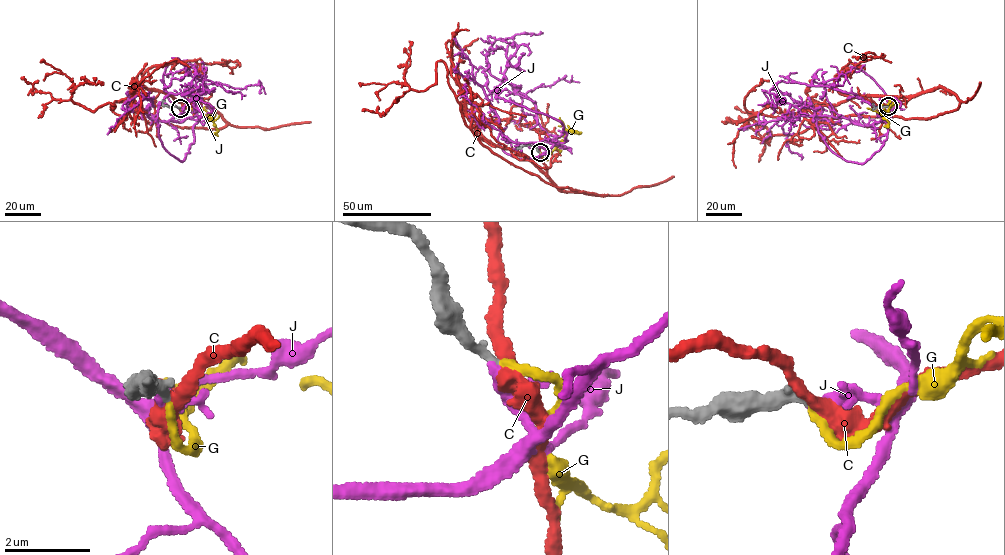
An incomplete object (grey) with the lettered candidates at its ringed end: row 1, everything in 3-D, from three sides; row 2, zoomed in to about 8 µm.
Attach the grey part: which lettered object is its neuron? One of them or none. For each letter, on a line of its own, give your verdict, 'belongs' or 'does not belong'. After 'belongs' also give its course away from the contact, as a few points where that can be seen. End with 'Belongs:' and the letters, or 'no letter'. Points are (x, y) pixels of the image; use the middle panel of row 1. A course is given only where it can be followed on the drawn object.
C: does not belong
G: belongs; it runs (539, 152), (545, 158), (564, 139), (565, 130), (578, 134), (576, 130)
J: does not belong
Belongs: G

